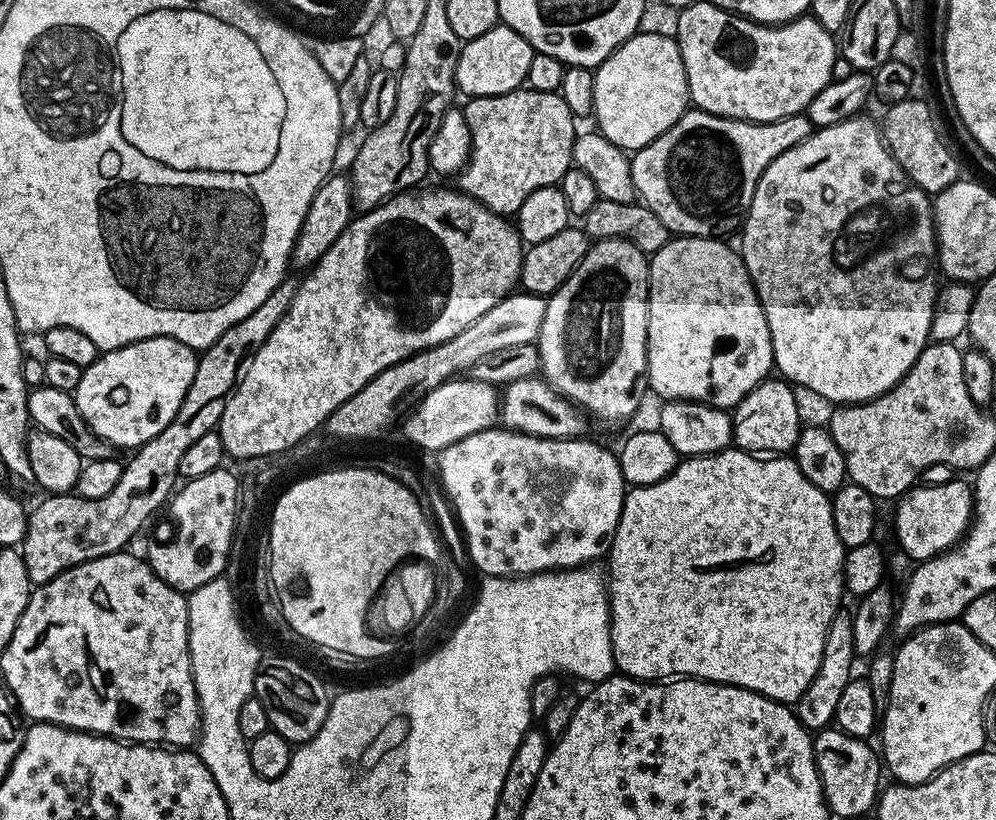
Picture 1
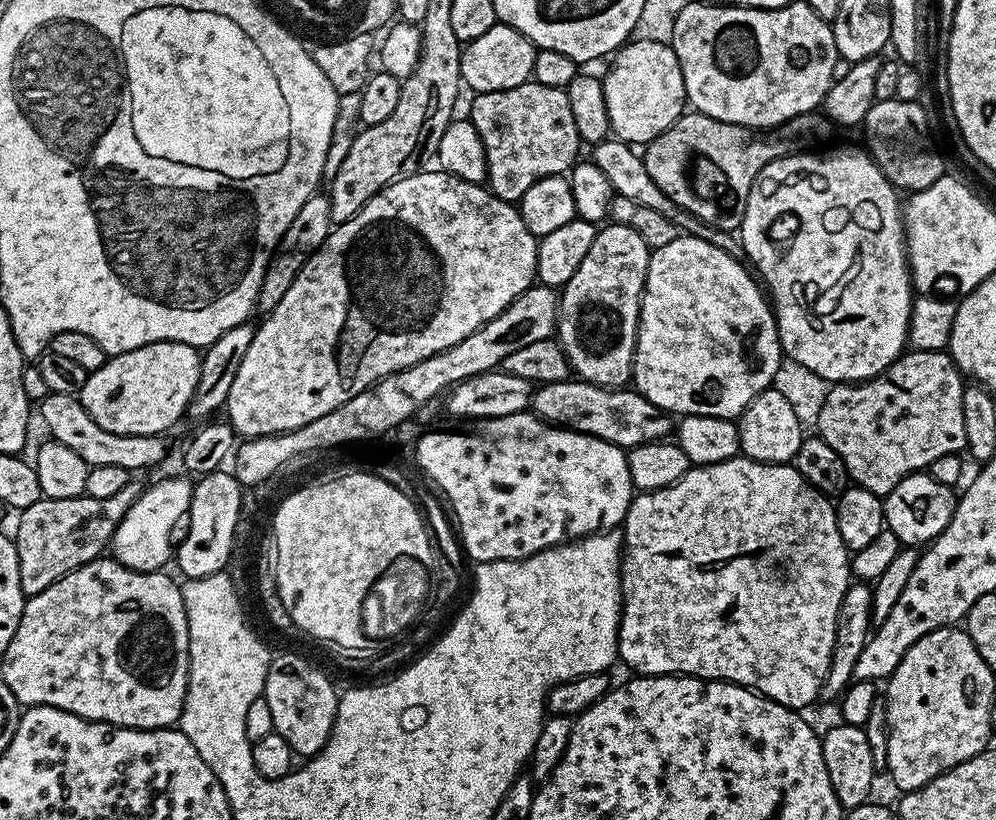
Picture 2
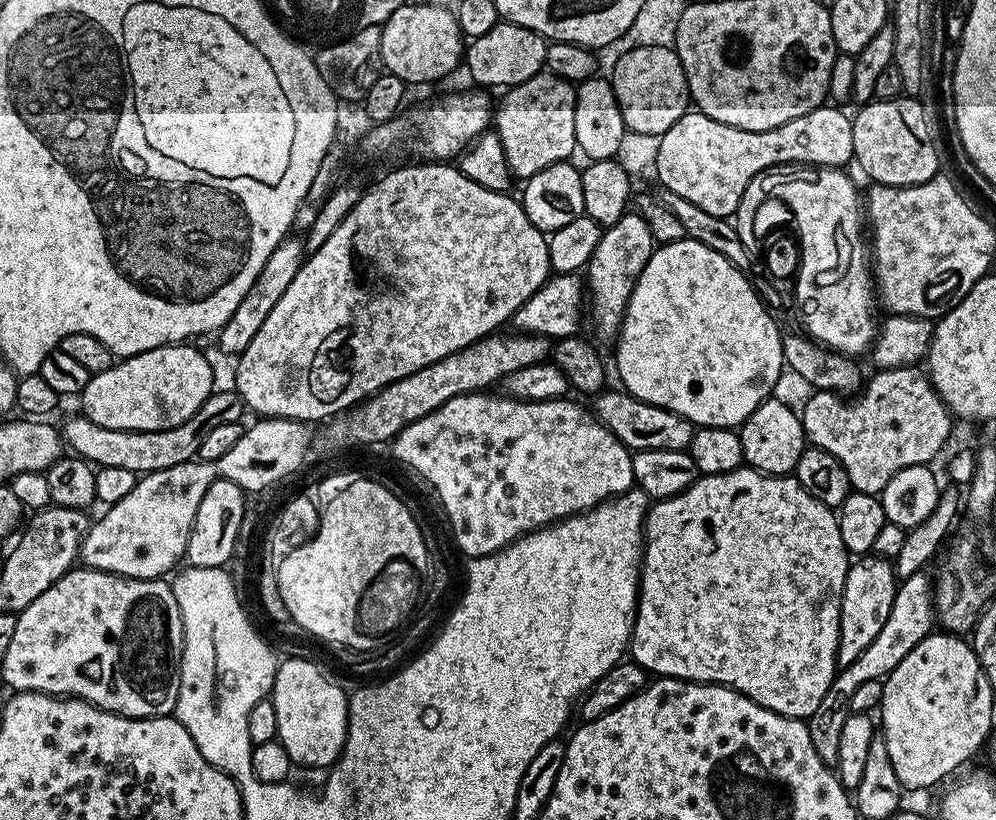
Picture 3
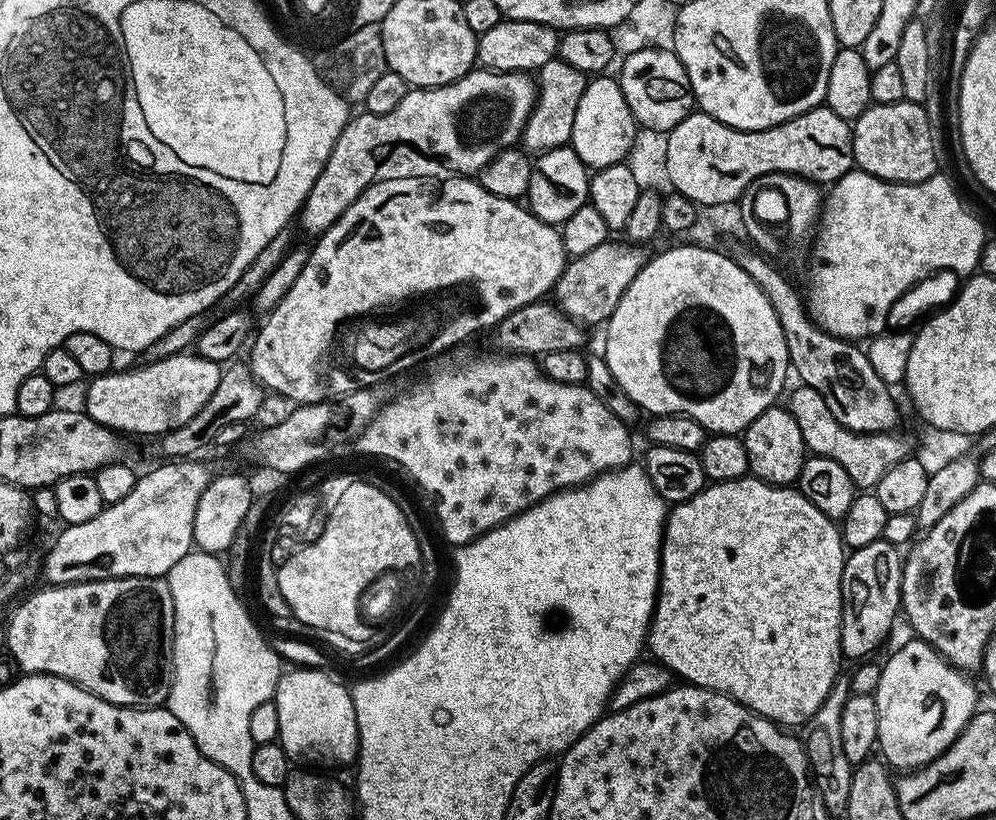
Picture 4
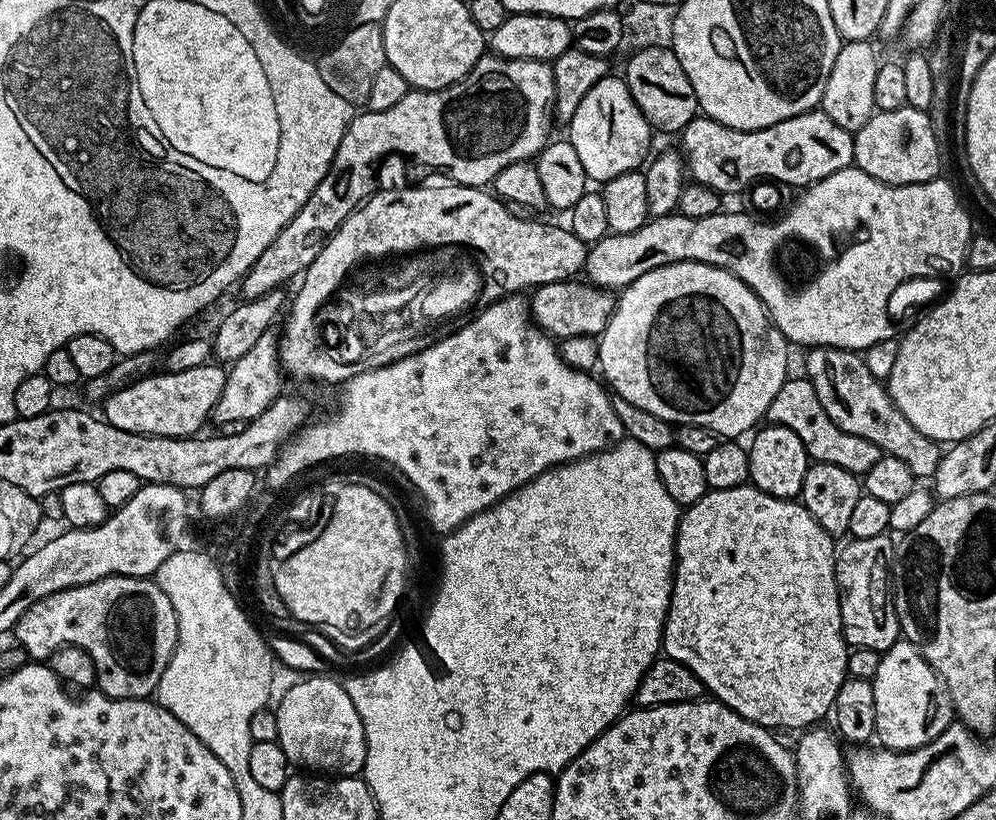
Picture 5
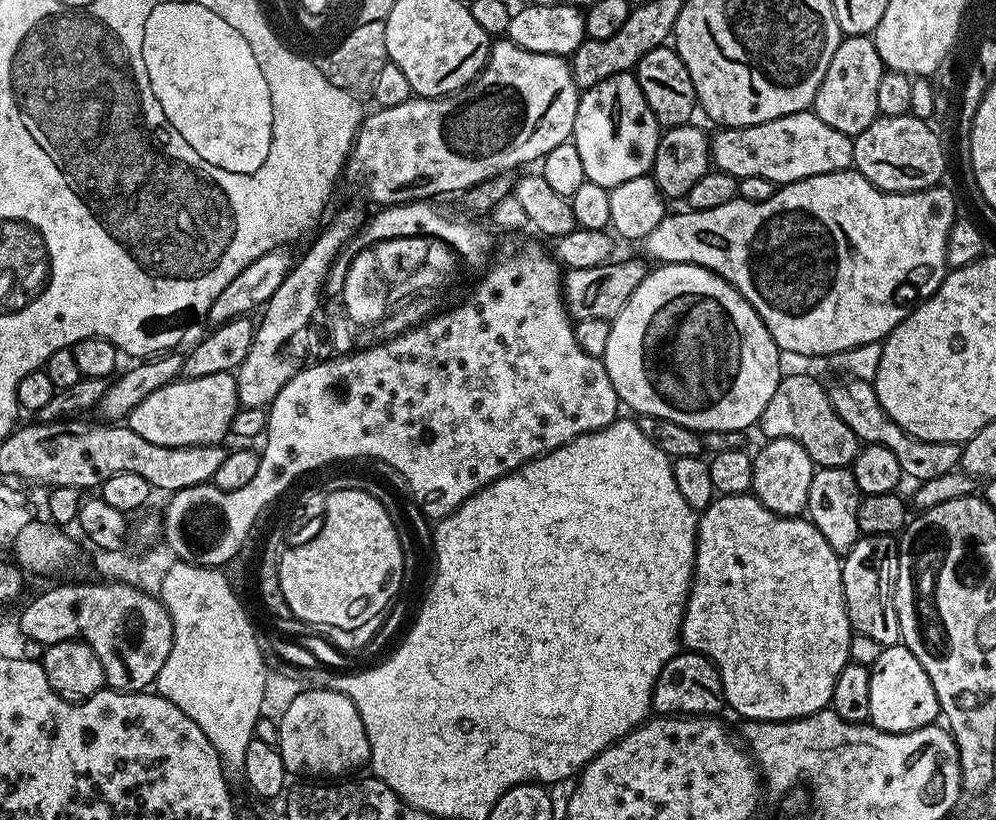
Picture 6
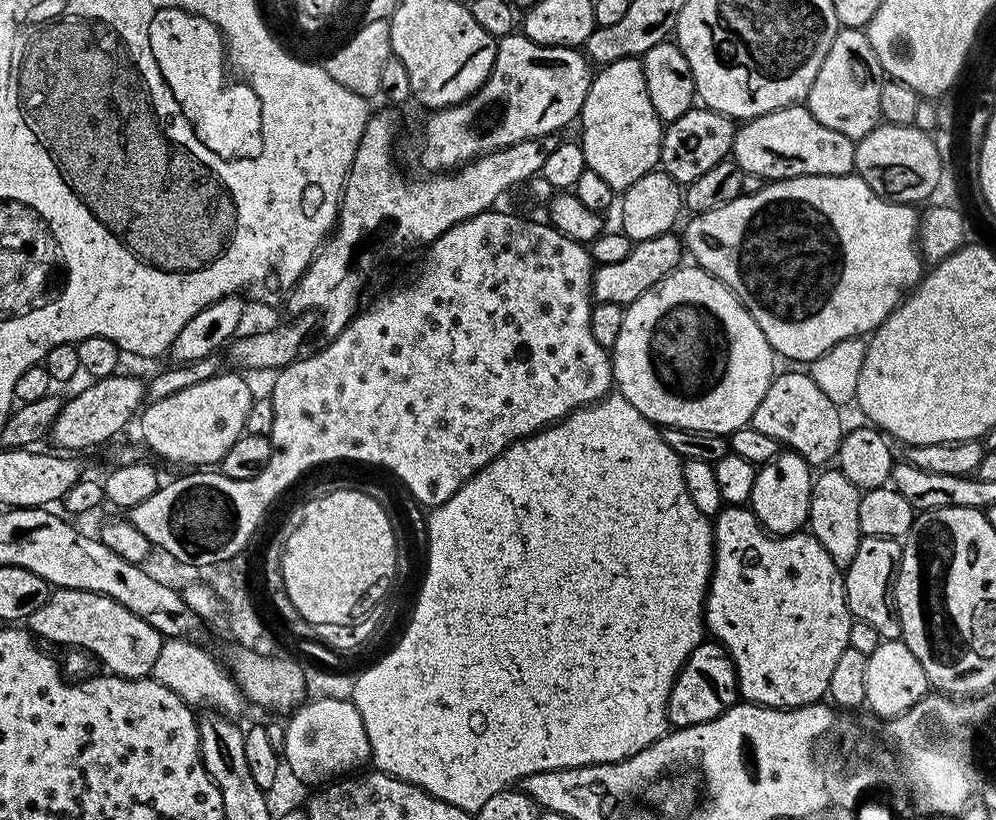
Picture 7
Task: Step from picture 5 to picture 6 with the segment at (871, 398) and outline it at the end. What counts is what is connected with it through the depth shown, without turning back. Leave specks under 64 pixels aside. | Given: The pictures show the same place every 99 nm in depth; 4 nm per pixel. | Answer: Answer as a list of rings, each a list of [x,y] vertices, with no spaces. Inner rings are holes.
[[[841,375],[841,380],[836,380],[831,385],[827,385],[826,391],[832,408],[854,430],[854,434],[864,444],[877,444],[886,446],[894,458],[898,458],[898,466],[905,477],[908,476],[912,482],[929,480],[930,478],[942,478],[942,474],[950,474],[960,468],[961,445],[954,442],[930,442],[929,440],[919,440],[917,436],[912,436],[898,422],[891,420],[882,410],[878,402],[878,394],[875,387],[869,381],[853,376]]]

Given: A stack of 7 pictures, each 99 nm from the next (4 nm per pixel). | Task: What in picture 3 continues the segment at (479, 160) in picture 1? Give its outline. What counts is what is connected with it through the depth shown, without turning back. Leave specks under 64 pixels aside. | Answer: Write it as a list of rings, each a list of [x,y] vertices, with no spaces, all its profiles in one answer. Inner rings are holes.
[[[541,70],[526,82],[507,89],[503,93],[504,101],[494,108],[494,131],[502,138],[502,150],[506,154],[506,162],[510,166],[513,177],[517,181],[527,182],[538,170],[546,170],[546,166],[563,164],[573,159],[572,152],[577,151],[574,134],[574,110],[576,109],[577,85],[566,78],[558,78],[552,72]]]

